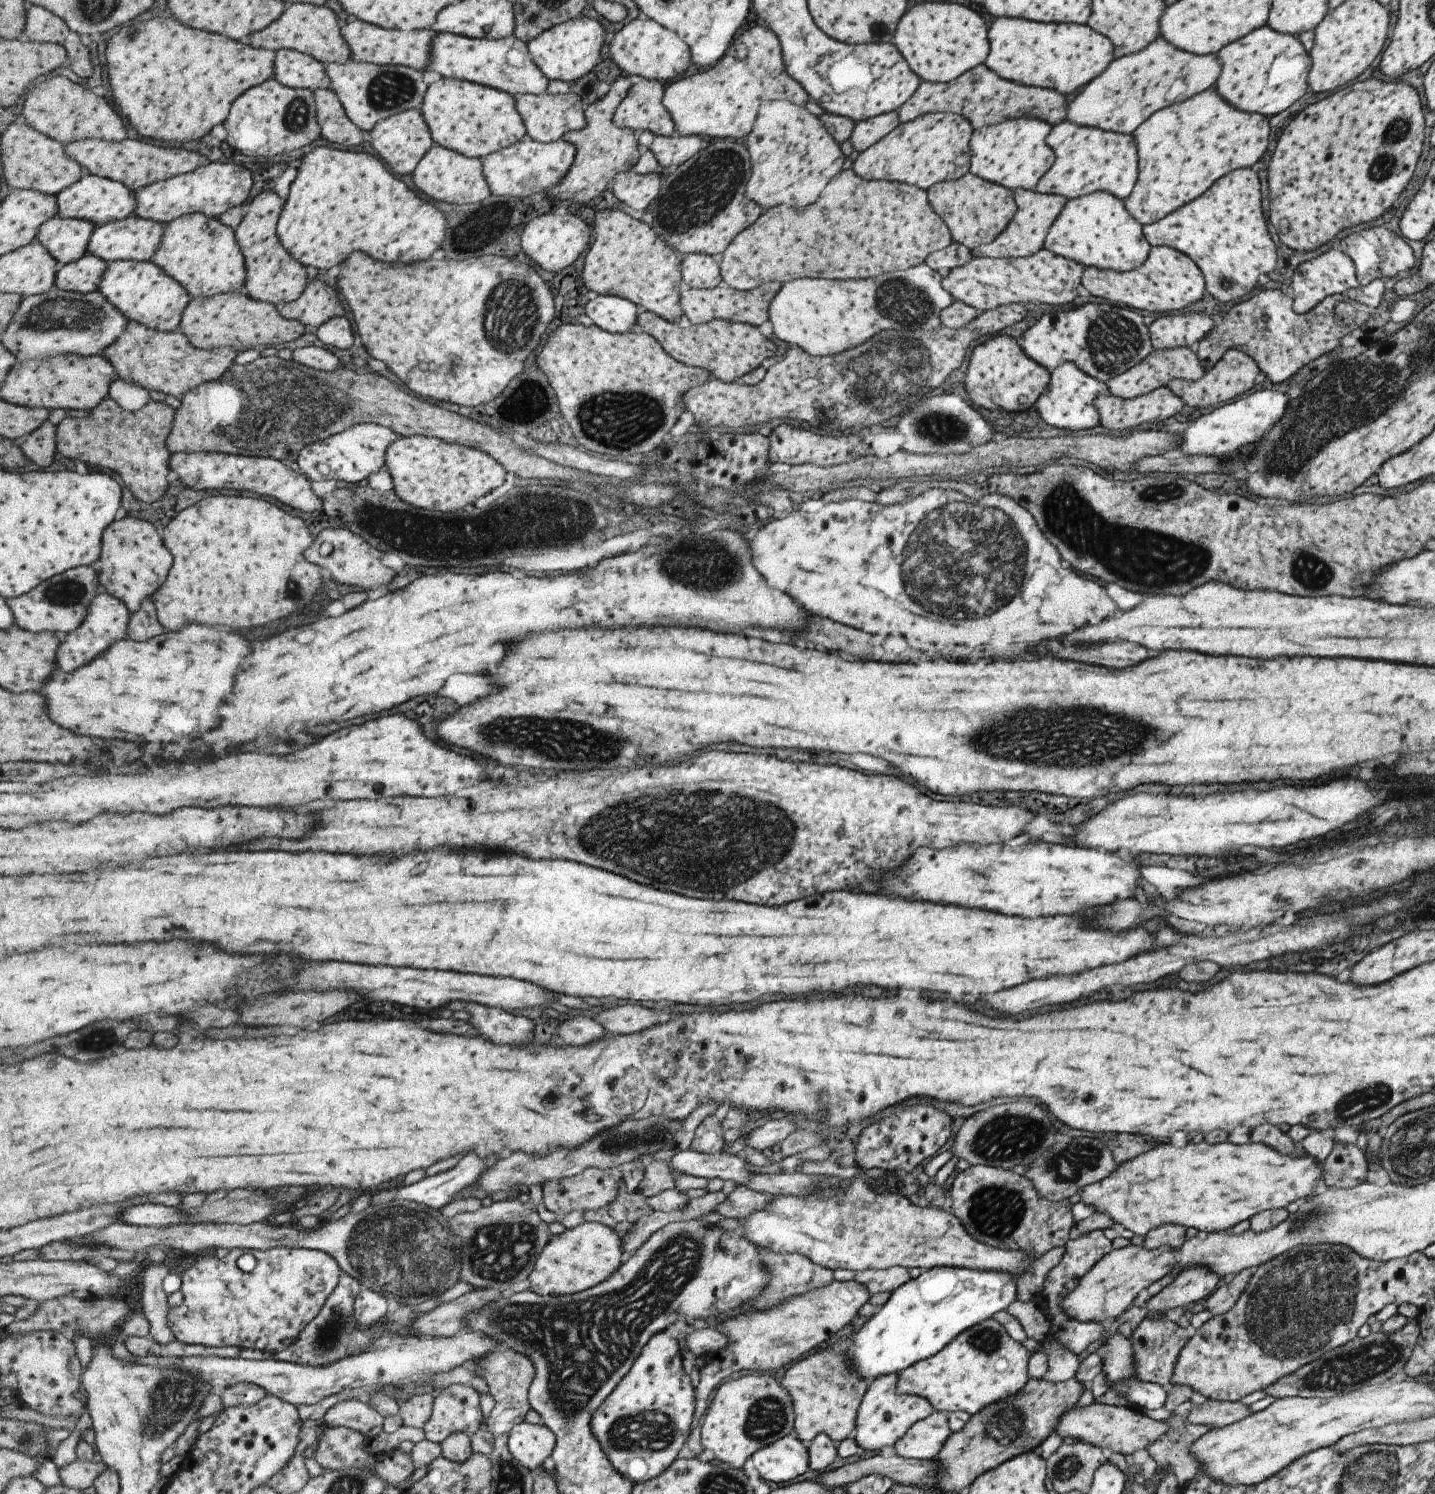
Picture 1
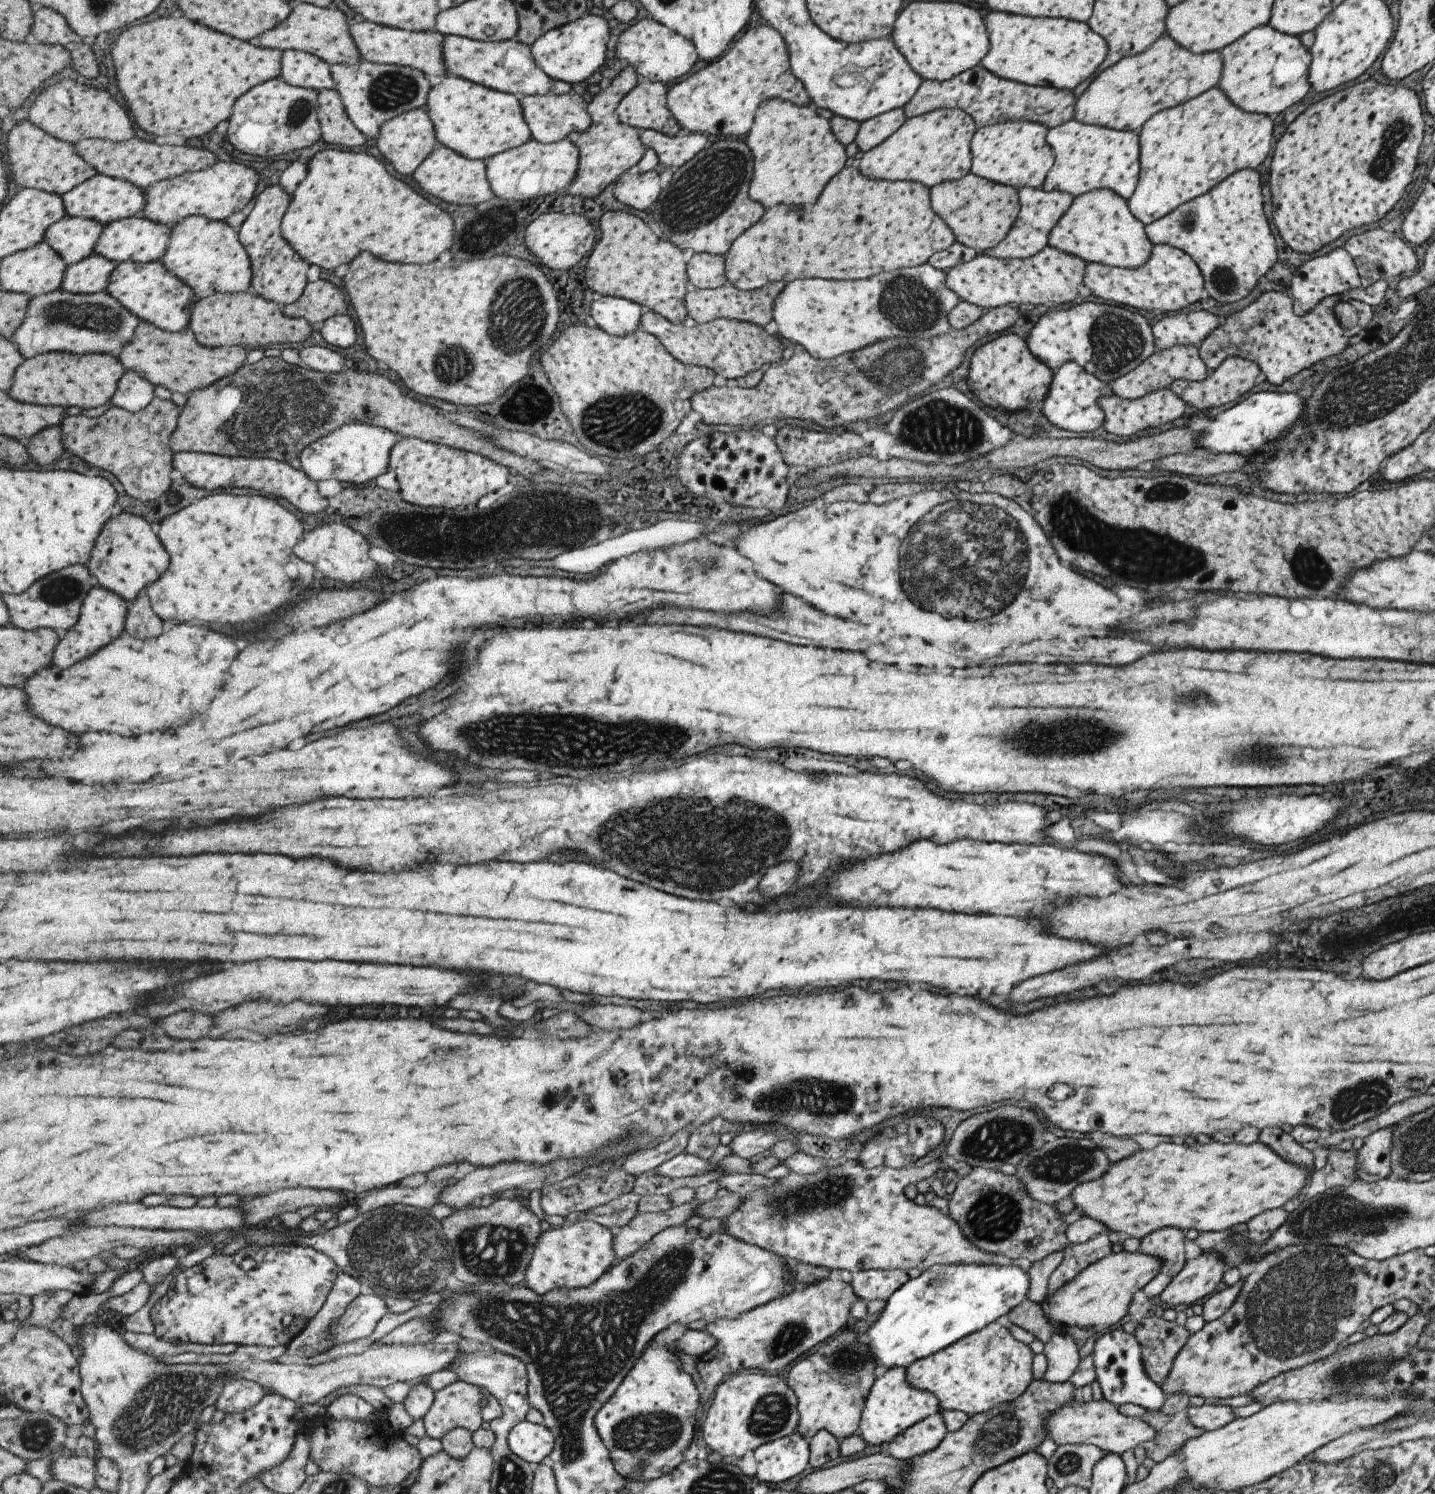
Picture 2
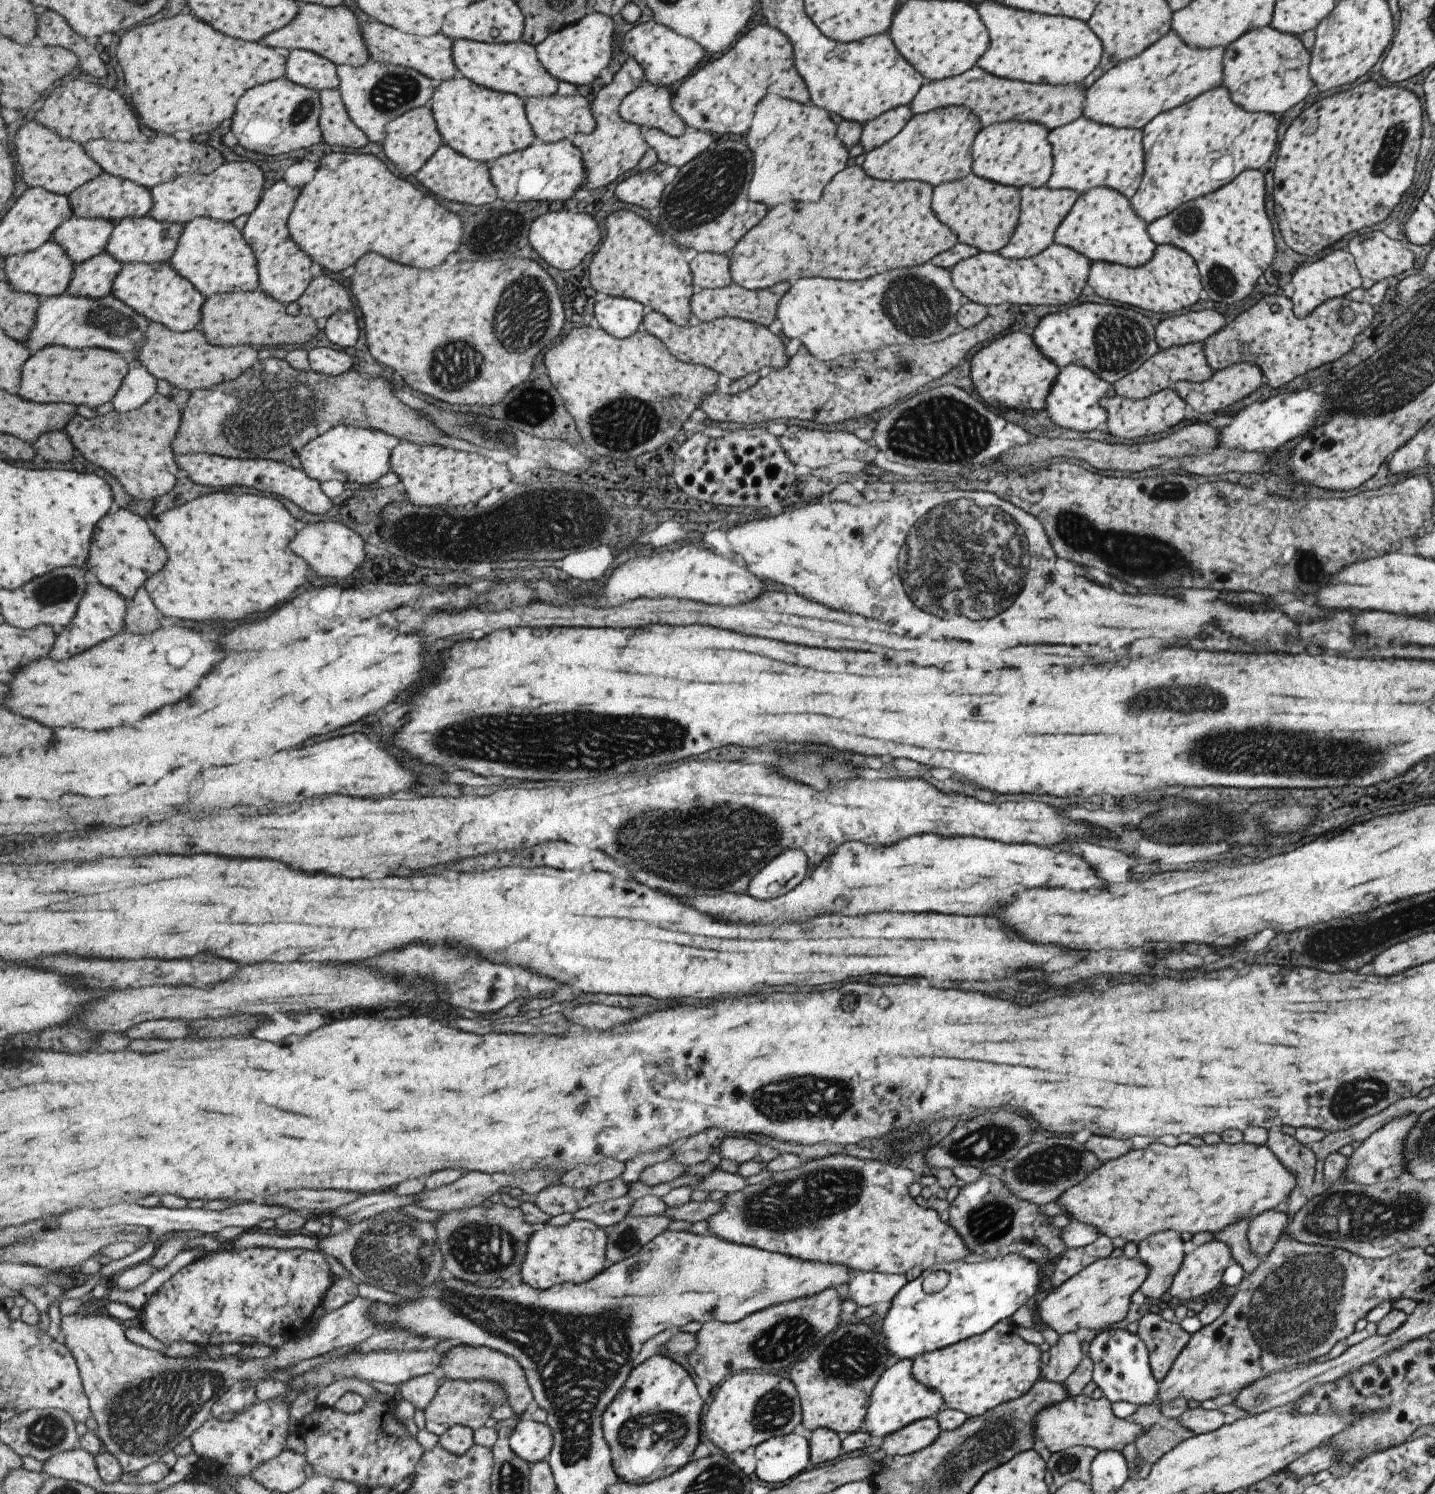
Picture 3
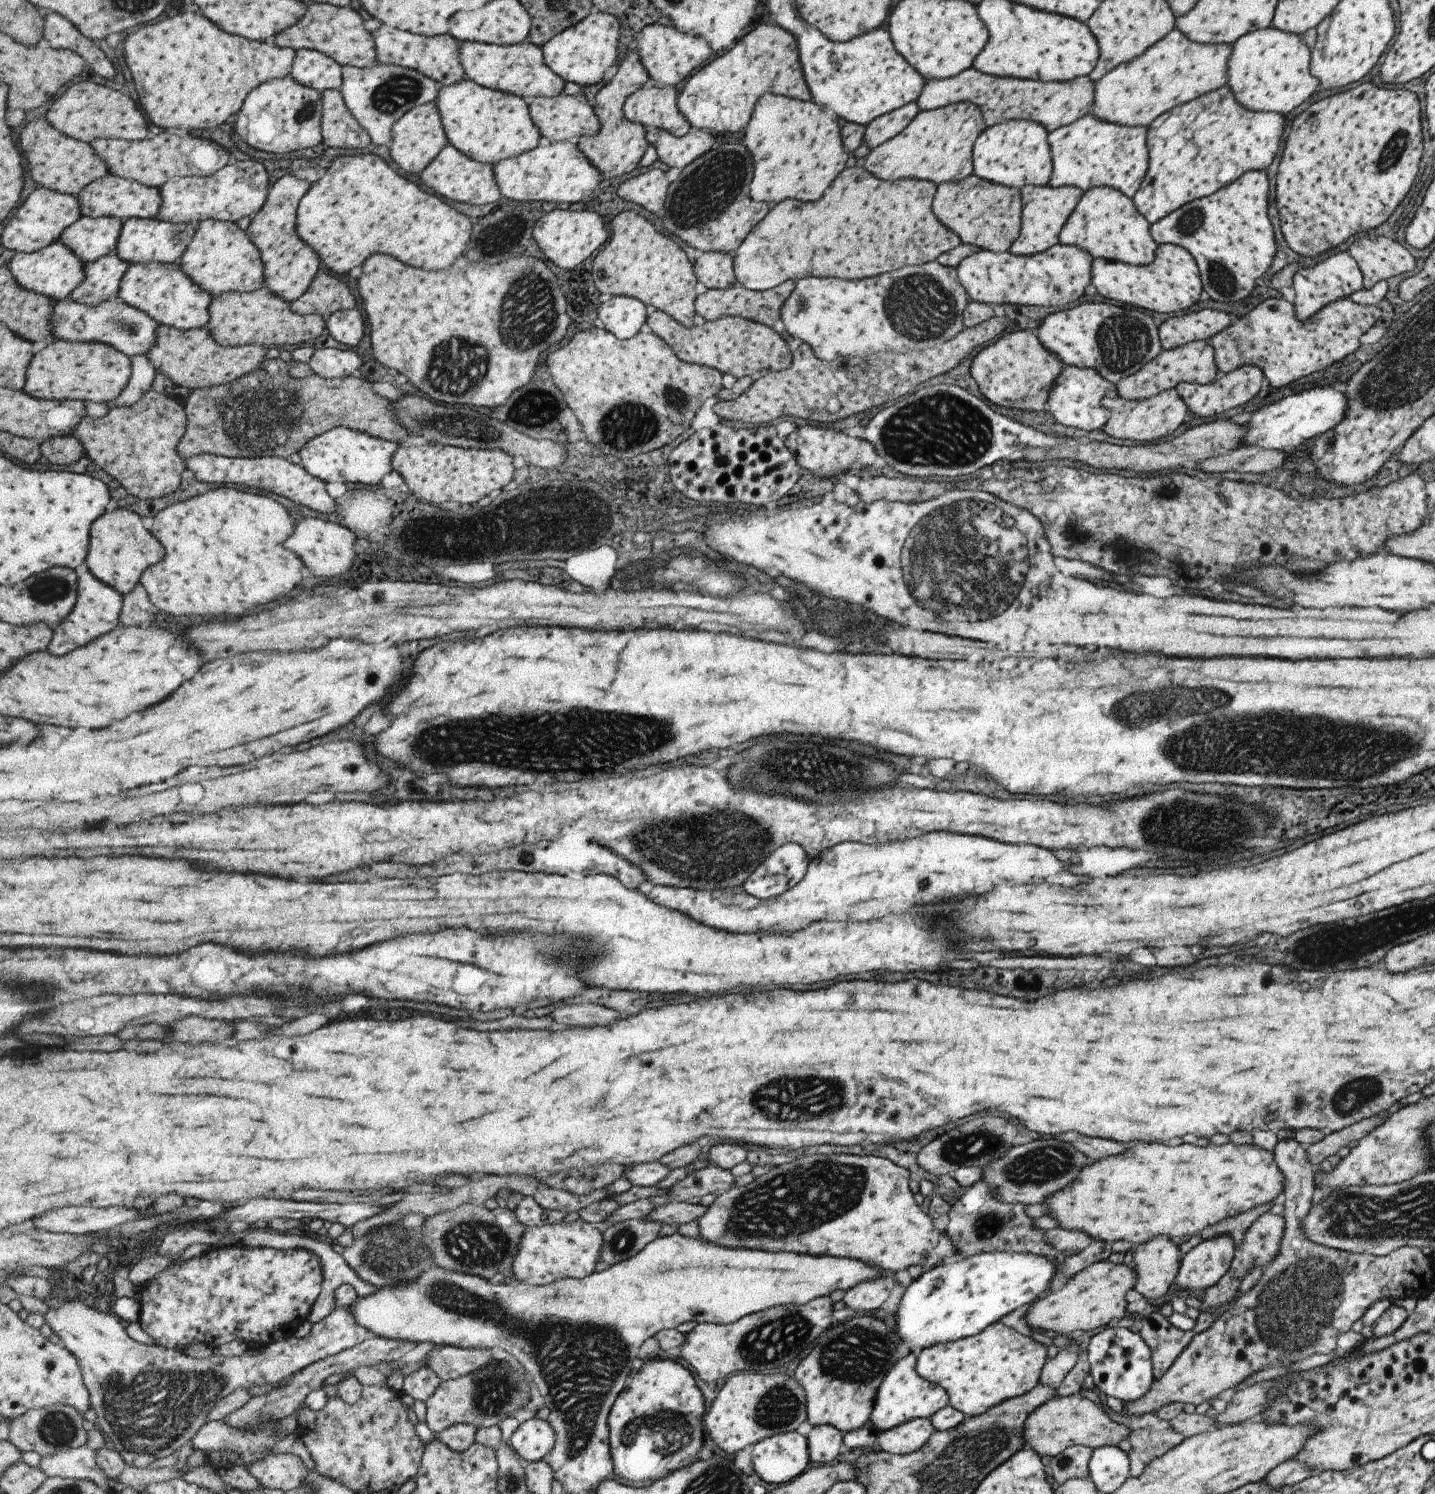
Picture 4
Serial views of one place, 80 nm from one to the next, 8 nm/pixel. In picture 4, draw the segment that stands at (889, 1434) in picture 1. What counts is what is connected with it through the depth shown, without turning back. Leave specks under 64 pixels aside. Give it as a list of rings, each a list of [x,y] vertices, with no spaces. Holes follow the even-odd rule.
[[[916,1352],[908,1353],[885,1374],[875,1390],[868,1424],[875,1433],[884,1432],[914,1419],[930,1418],[937,1410],[947,1405],[947,1394],[941,1386],[935,1386],[915,1372]]]

